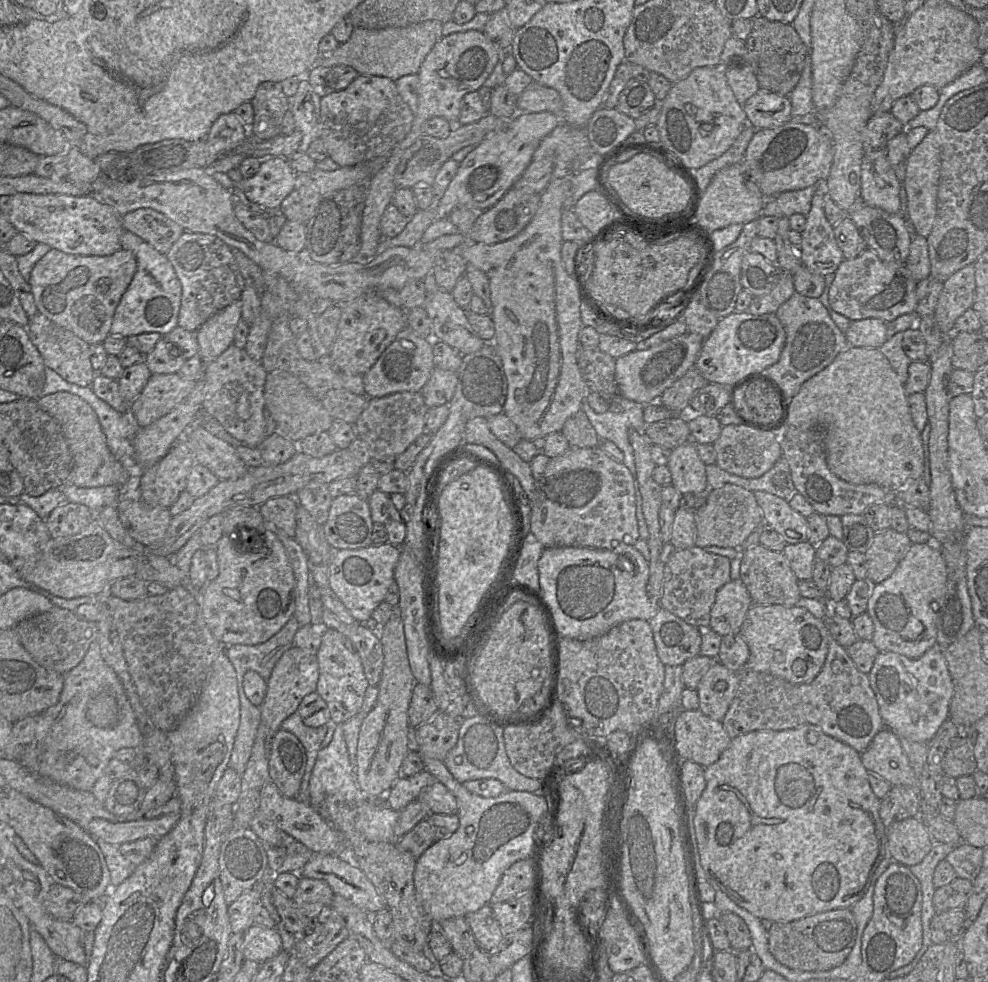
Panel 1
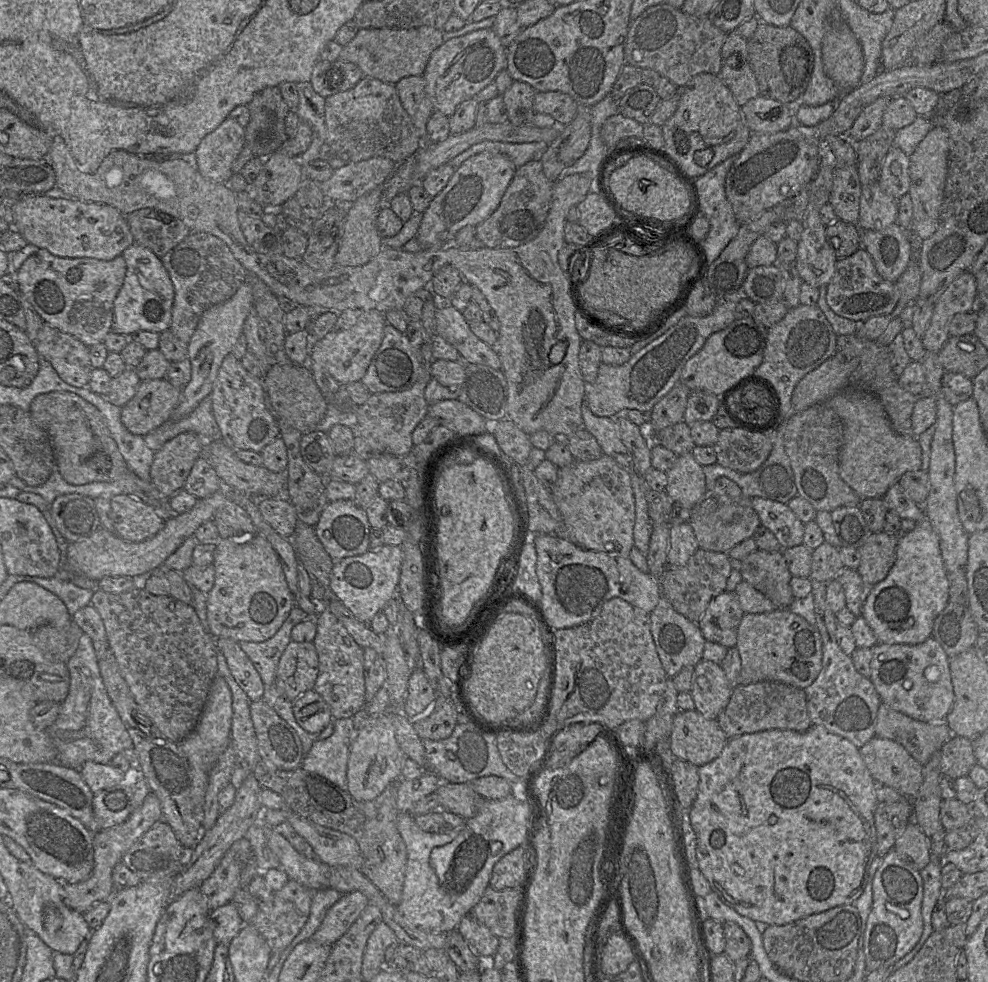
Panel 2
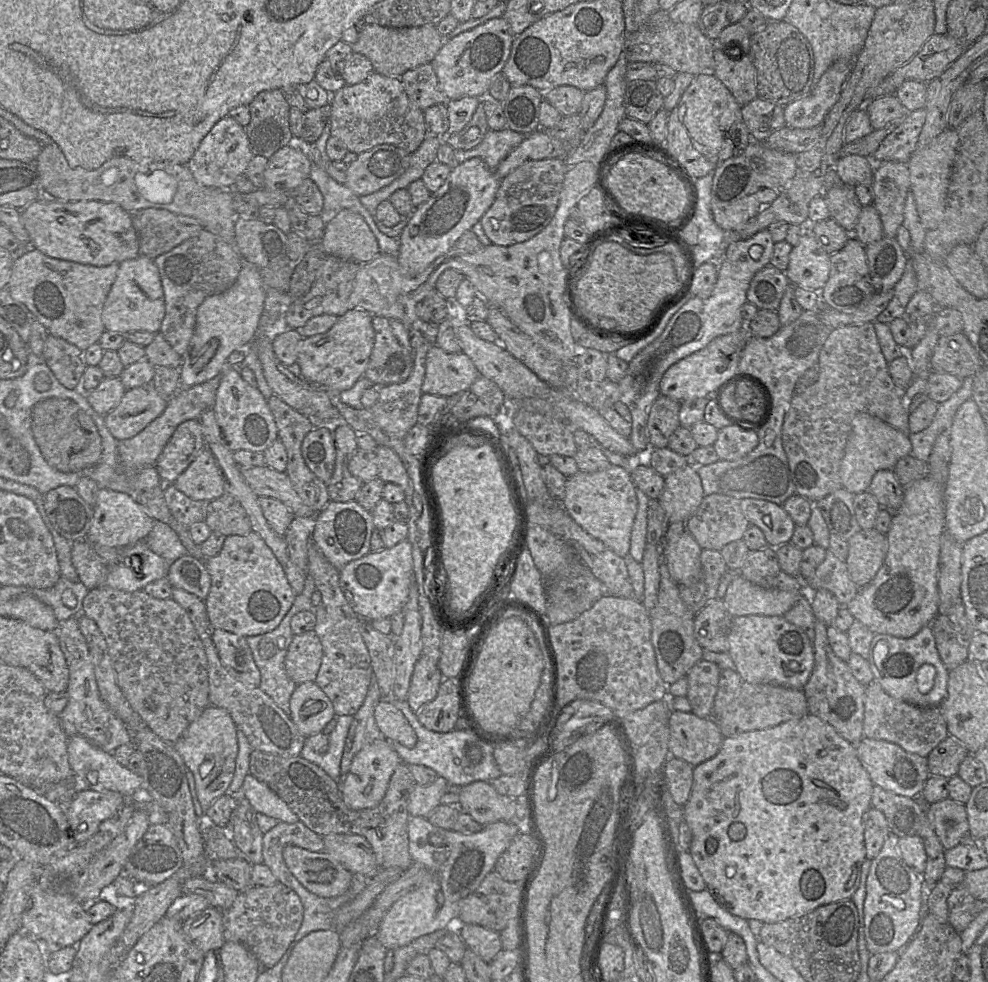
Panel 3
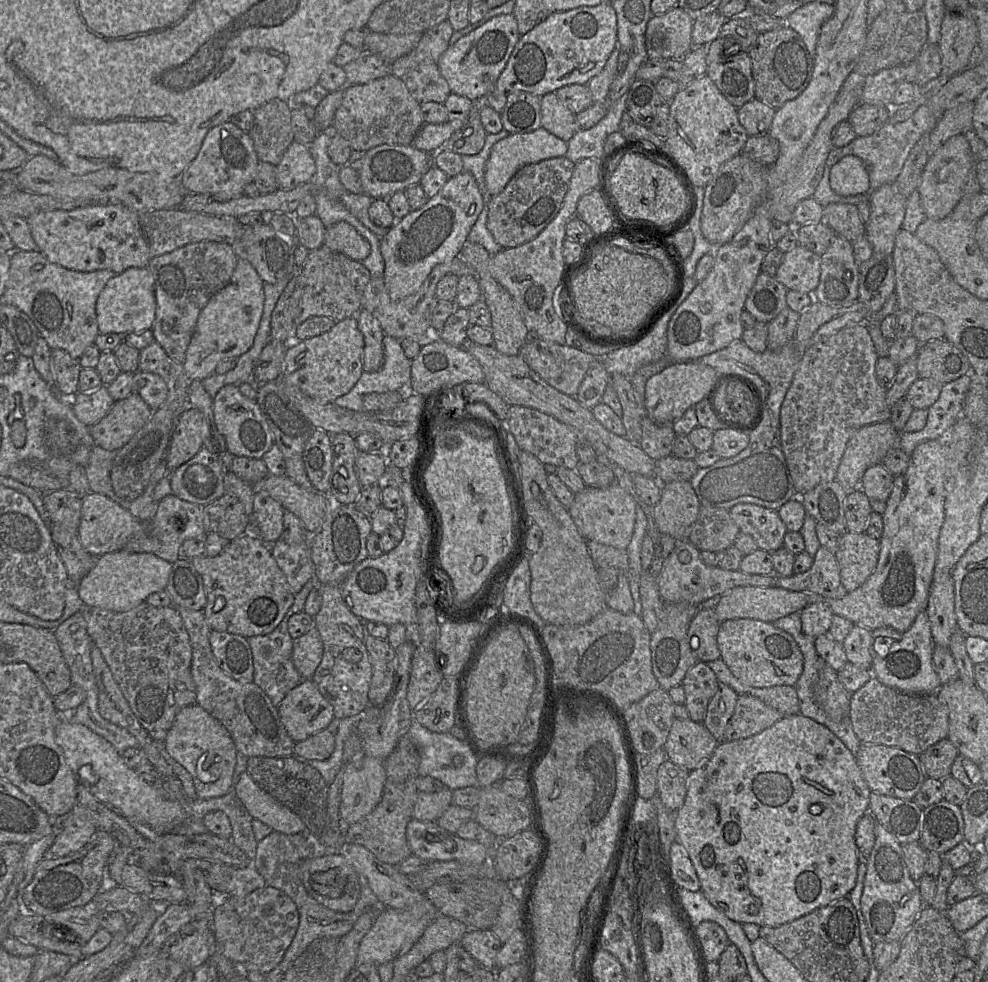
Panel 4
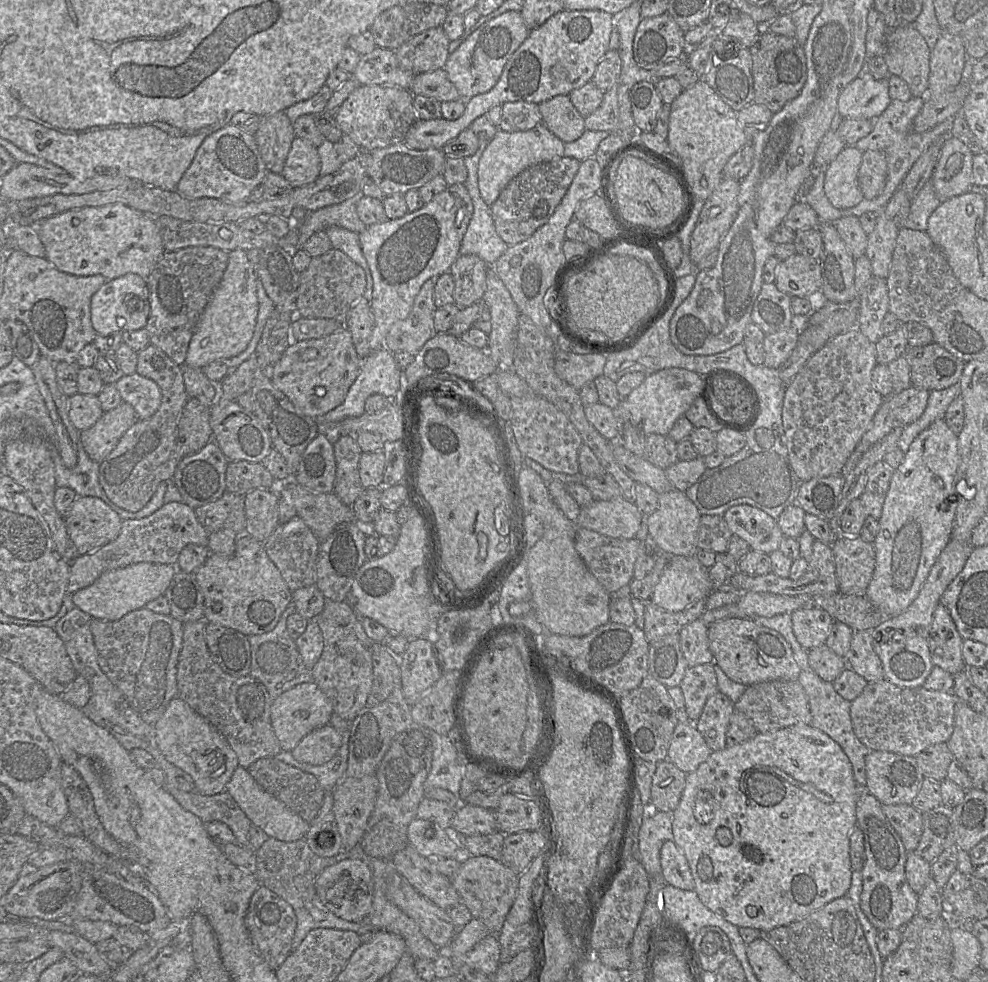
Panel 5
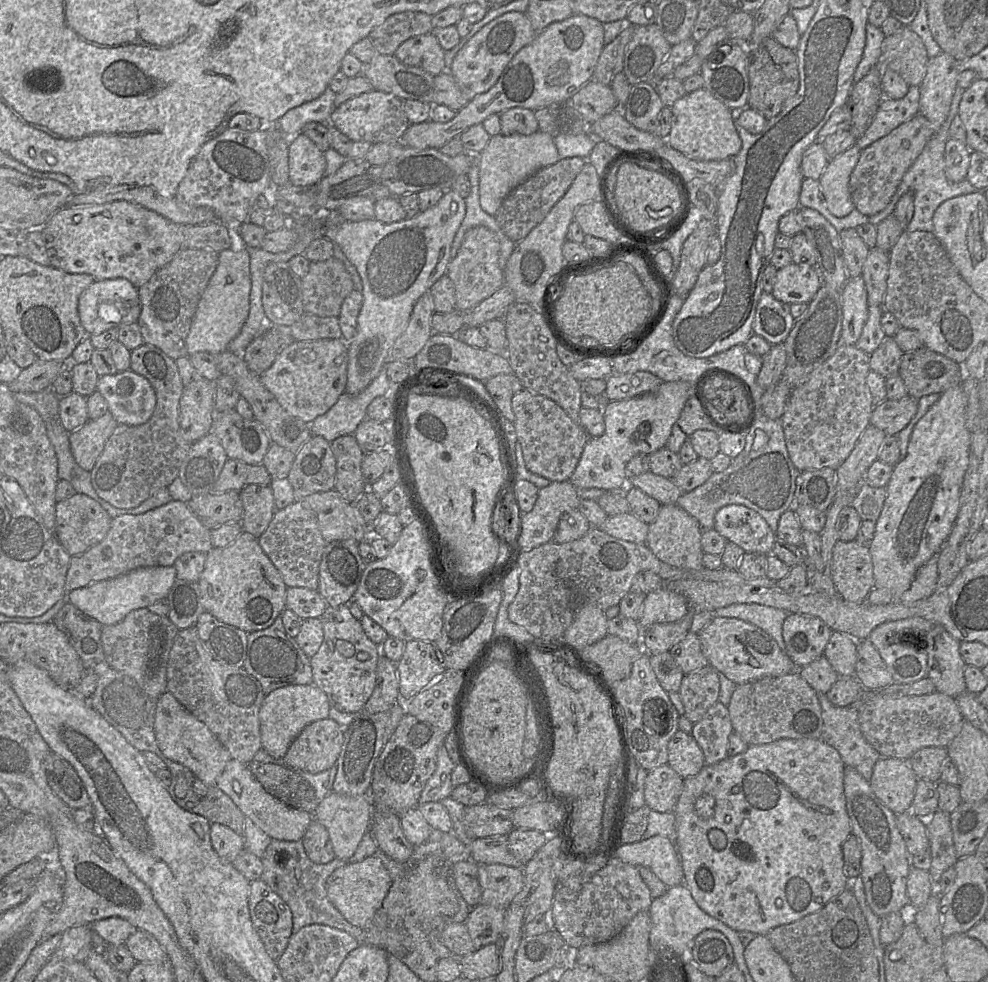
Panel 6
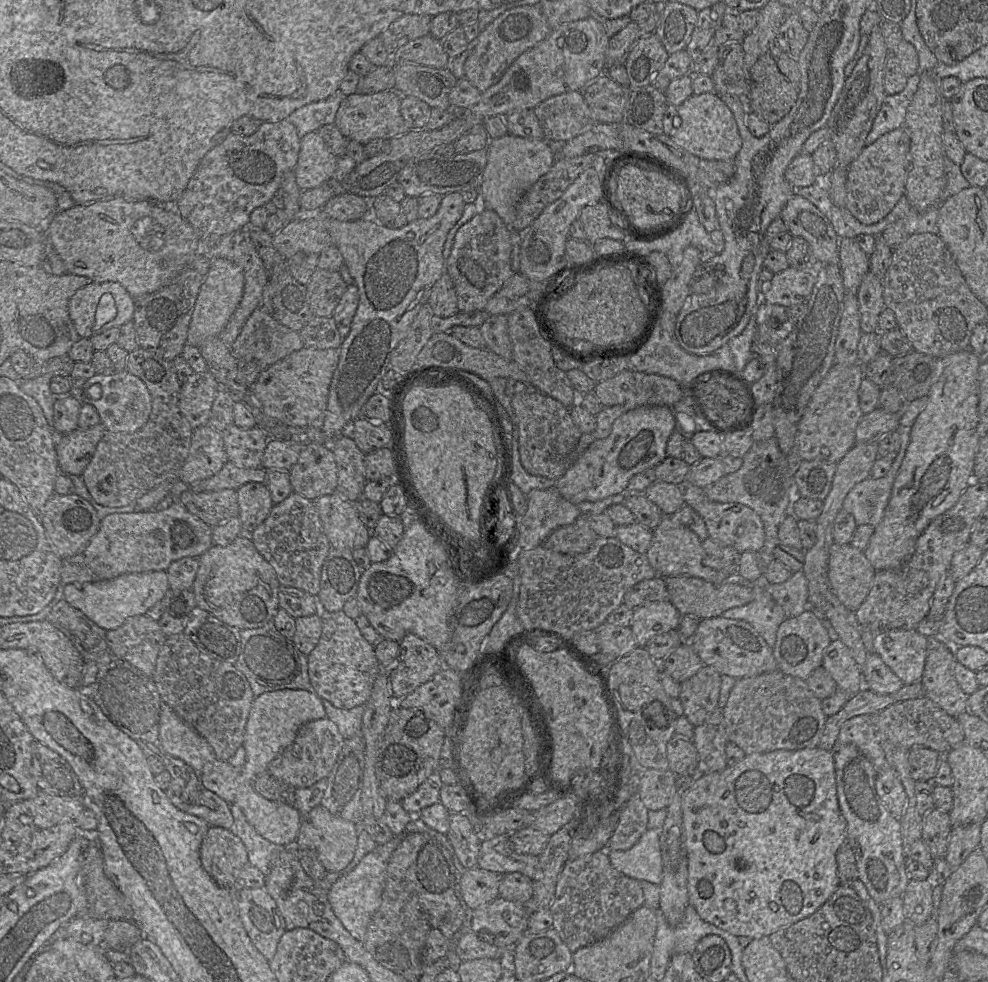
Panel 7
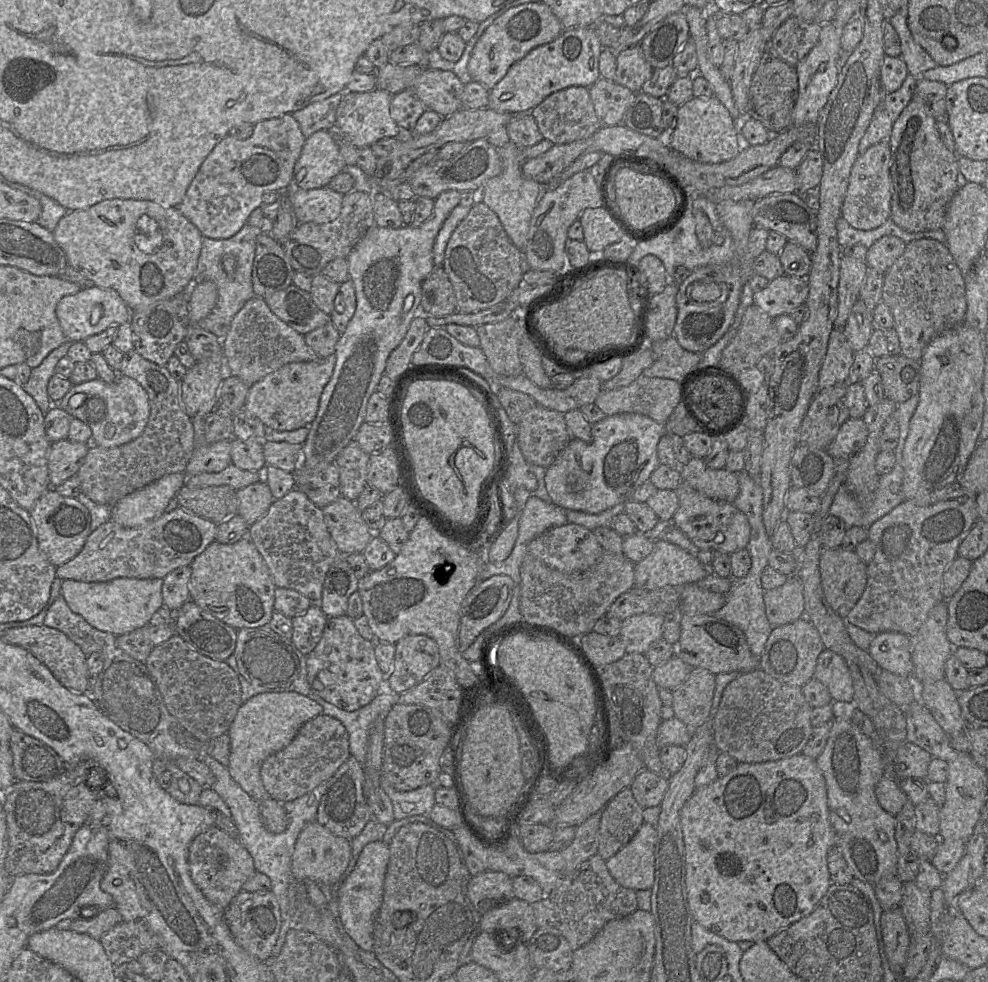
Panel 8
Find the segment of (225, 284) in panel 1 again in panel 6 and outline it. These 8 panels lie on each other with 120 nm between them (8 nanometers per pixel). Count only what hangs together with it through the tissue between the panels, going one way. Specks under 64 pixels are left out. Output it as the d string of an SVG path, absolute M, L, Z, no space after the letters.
M182 248L148 282L138 288L141 313L137 323L144 343L159 348L174 360L189 356L186 338L198 302L217 265L218 252L214 250Z

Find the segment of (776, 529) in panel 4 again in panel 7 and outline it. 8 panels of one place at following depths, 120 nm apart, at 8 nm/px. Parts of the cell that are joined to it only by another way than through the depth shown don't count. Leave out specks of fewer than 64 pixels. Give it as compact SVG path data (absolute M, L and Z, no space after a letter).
M688 481L680 486L685 504L692 507L704 520L708 537L718 541L723 547L732 547L740 553L761 551L765 542L765 531L763 522L755 511L739 503L711 501L703 488Z

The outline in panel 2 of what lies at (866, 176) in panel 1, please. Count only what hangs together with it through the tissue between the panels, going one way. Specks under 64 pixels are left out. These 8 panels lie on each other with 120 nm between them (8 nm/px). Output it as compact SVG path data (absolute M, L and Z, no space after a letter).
M878 182L862 186L857 225L860 230L880 231L896 223L898 200L887 195Z

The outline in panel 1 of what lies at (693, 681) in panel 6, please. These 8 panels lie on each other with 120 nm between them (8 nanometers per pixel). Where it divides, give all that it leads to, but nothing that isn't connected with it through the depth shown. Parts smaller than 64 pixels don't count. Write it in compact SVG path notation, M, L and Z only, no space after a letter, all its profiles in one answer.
M717 662L701 678L696 689L699 710L716 721L722 721L735 695L740 673Z

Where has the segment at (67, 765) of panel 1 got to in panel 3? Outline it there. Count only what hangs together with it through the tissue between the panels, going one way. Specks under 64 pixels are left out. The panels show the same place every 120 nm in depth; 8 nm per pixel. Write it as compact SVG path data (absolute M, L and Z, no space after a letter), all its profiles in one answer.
M77 617L61 622L56 635L69 669L68 703L58 715L66 735L84 737L92 745L110 754L122 745L132 744L131 732L101 698L95 679L93 661L86 639L80 631Z

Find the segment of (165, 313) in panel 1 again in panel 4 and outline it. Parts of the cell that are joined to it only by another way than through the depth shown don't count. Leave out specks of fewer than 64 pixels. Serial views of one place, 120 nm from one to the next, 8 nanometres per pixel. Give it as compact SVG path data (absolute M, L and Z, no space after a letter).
M148 266L131 267L108 280L96 301L99 333L125 335L152 328L156 313L154 279Z

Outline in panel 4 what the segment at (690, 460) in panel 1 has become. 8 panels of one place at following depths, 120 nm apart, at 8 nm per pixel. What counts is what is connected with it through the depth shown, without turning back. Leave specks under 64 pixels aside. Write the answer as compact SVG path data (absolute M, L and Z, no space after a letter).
M690 480L661 484L661 498L653 506L653 518L658 531L676 540L688 539L700 505Z

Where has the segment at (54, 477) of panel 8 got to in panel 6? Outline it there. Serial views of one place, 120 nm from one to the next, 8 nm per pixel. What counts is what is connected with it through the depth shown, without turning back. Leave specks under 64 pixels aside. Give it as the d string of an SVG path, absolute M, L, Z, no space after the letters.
M110 413L89 420L69 433L71 453L80 468L90 472L101 455L105 443L119 424Z

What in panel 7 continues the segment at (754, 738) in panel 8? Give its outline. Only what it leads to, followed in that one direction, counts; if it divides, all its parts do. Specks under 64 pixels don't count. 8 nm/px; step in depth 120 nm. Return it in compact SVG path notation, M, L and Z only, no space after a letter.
M778 670L737 679L722 714L728 742L740 747L747 755L815 748L827 720L821 700L813 695L806 681Z

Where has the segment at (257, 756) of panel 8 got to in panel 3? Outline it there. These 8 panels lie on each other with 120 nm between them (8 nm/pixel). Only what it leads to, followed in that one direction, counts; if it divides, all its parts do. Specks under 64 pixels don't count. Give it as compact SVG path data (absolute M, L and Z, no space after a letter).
M314 681L298 684L289 705L290 718L305 738L322 732L335 715L331 701Z

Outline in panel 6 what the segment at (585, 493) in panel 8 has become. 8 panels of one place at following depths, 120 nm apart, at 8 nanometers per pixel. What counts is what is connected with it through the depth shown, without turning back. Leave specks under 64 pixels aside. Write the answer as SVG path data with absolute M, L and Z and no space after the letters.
M664 381L655 392L608 402L602 407L605 431L601 436L588 438L569 481L576 488L624 489L627 462L637 454L651 454L666 446L672 426L694 389L695 381Z

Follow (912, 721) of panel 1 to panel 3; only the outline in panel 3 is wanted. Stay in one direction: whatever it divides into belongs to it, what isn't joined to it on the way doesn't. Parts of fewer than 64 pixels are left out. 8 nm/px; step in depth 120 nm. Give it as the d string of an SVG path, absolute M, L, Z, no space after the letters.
M930 626L910 638L875 634L868 653L874 680L892 697L920 707L938 707L947 695L948 670L938 654Z

